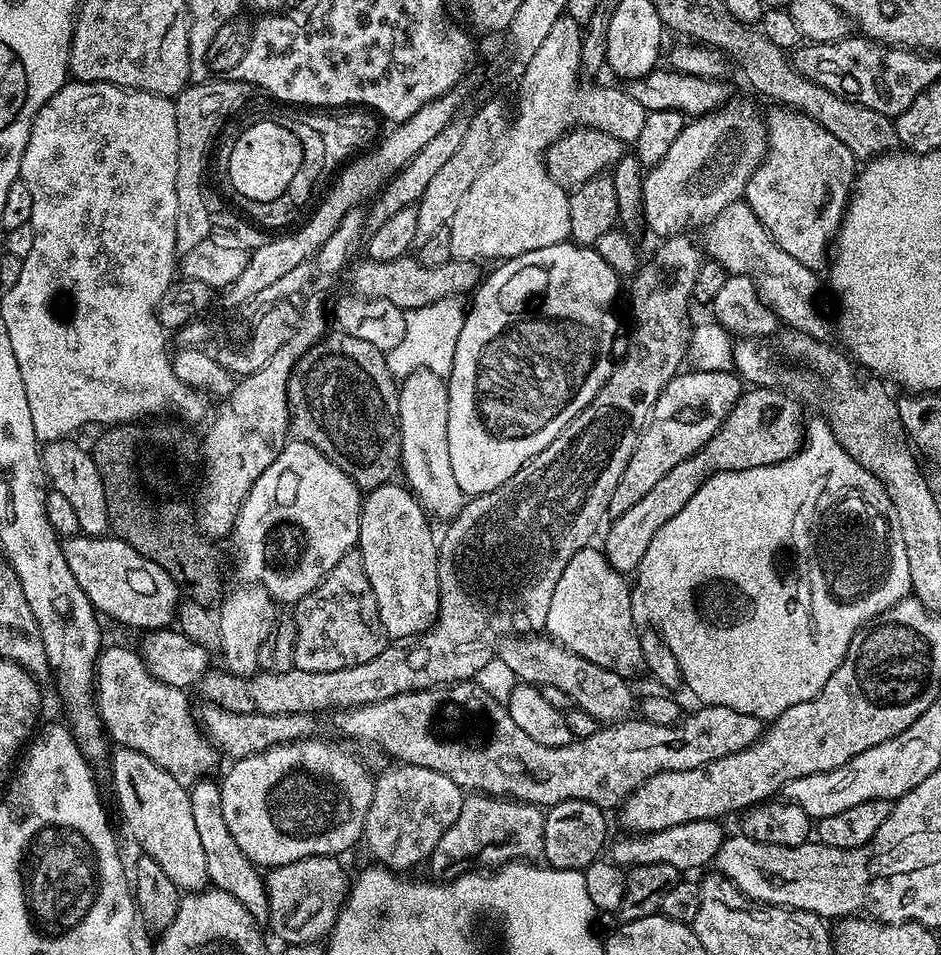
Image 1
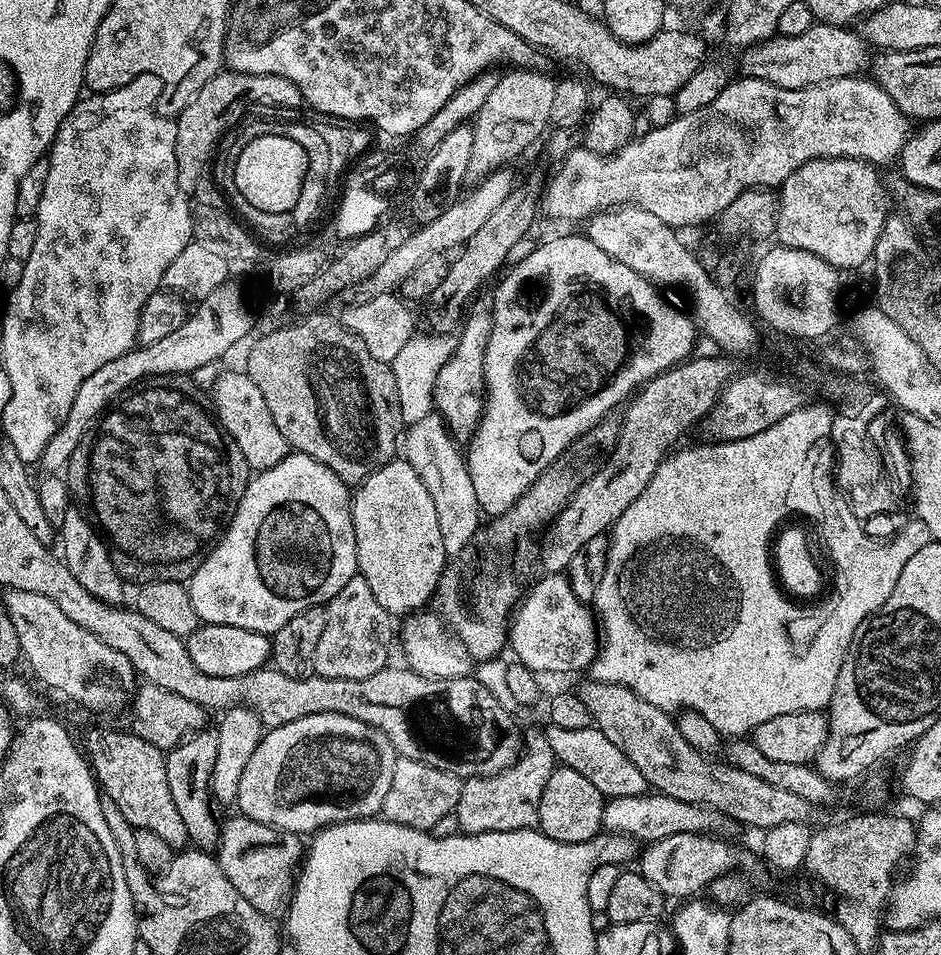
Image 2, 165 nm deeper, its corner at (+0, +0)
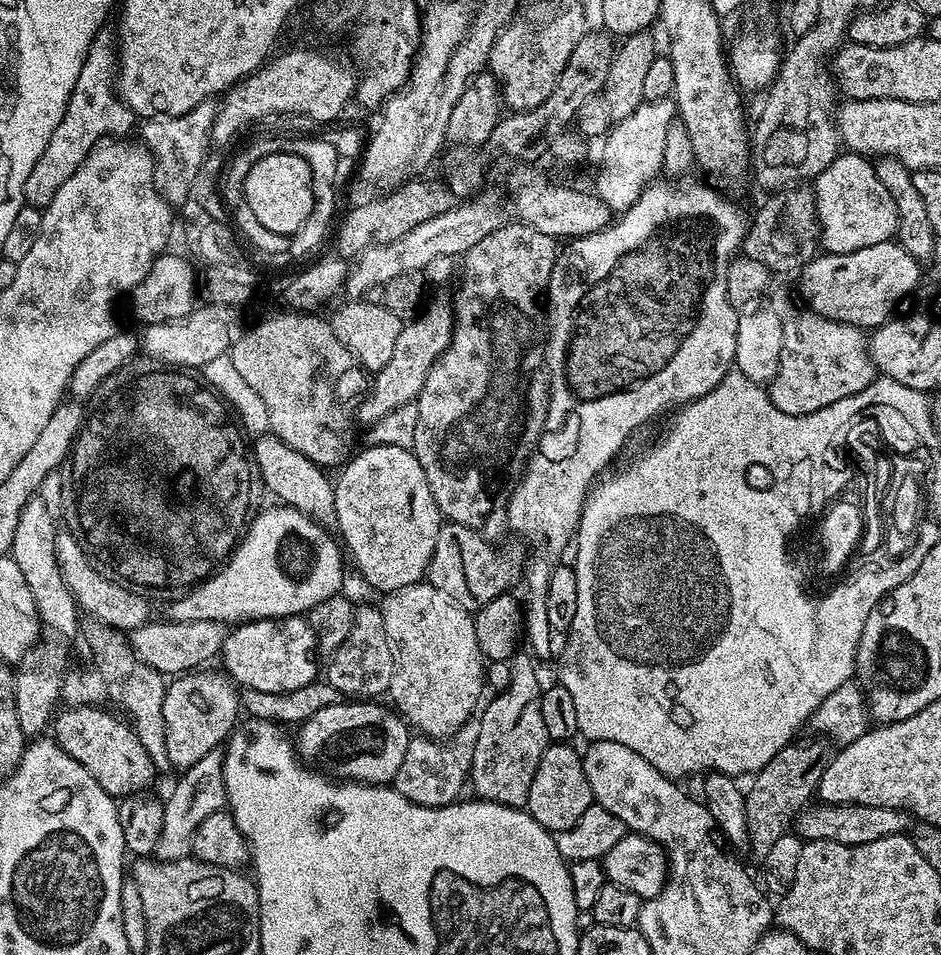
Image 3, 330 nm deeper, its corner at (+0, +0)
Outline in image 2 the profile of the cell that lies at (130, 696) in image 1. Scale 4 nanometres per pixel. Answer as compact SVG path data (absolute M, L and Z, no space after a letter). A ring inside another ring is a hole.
M13 588L5 591L2 602L10 614L10 622L14 622L14 630L18 634L20 654L23 663L28 663L28 668L48 688L57 688L64 696L69 696L76 704L84 708L90 708L96 712L116 712L120 707L131 701L137 687L138 677L132 669L132 663L126 658L126 654L118 654L102 638L90 634L78 622L70 622L58 606L50 598L42 598L42 594L34 594L26 590Z

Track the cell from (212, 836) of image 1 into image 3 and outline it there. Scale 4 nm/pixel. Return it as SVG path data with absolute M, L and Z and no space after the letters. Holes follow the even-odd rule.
M223 670L208 671L185 672L165 687L162 713L165 719L166 753L173 769L183 770L194 766L198 758L217 751L236 727L236 715L241 715L242 696L232 677Z

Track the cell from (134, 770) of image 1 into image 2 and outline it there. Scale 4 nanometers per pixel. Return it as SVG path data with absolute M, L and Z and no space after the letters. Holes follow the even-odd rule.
M116 728L90 729L84 744L82 740L82 748L97 785L102 789L103 795L112 800L118 810L122 810L122 818L126 818L126 822L130 822L135 829L154 830L154 834L158 834L174 850L183 849L189 843L186 822L182 822L178 806L174 806L170 798L170 786L166 786L165 753L161 748L146 742L141 736L135 736L130 730L119 732Z

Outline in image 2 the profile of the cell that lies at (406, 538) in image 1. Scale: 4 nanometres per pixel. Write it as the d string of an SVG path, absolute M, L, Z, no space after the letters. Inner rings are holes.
M395 458L370 474L369 477L366 477L355 489L352 496L352 521L354 522L354 534L356 535L356 566L359 575L366 578L366 583L374 593L374 598L378 598L382 610L389 612L393 618L405 618L413 613L420 612L426 605L424 603L427 600L429 603L436 595L436 587L440 581L440 576L444 573L446 557L442 546L442 530L438 530L438 514L434 510L434 501L430 499L430 490L426 490L426 486L422 486L422 478L418 478L414 466L410 466L408 461L403 458Z

